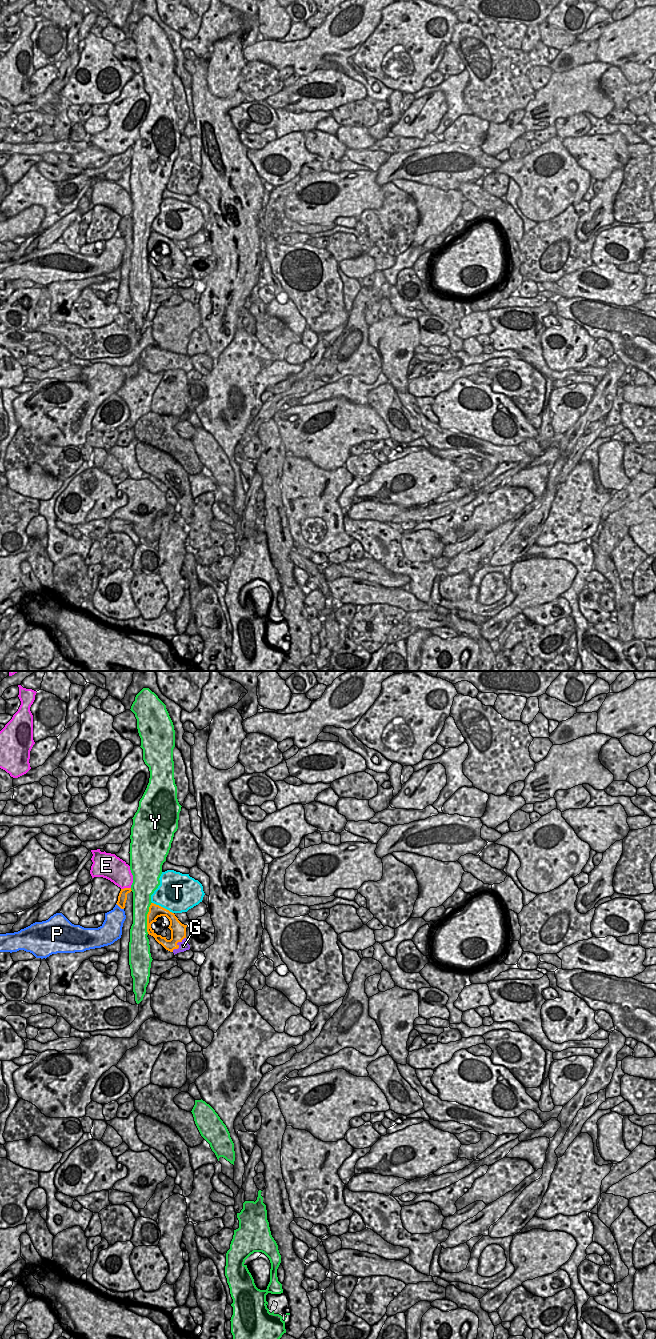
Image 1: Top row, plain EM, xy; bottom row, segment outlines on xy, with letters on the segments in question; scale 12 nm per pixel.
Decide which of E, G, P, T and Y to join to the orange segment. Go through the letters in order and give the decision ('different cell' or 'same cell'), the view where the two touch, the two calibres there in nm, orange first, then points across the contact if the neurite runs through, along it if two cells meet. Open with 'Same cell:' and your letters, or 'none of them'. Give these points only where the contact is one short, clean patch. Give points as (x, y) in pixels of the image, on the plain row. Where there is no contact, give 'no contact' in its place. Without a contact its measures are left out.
Same cell: G
E: different cell; contact in xy; calibres 110 and 300 nm
G: same cell; contact in xy; calibres 190 and 120 nm; way xy (178, 258), (176, 272), (183, 274)
P: different cell; contact in xy; calibres 110 and 240 nm
T: different cell; contact in xy; calibres 160 and 460 nm
Y: different cell; contact in xy; calibres 160 and 220 nm

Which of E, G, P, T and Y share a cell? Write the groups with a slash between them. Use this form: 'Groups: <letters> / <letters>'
Groups: E / G / P / T / Y

